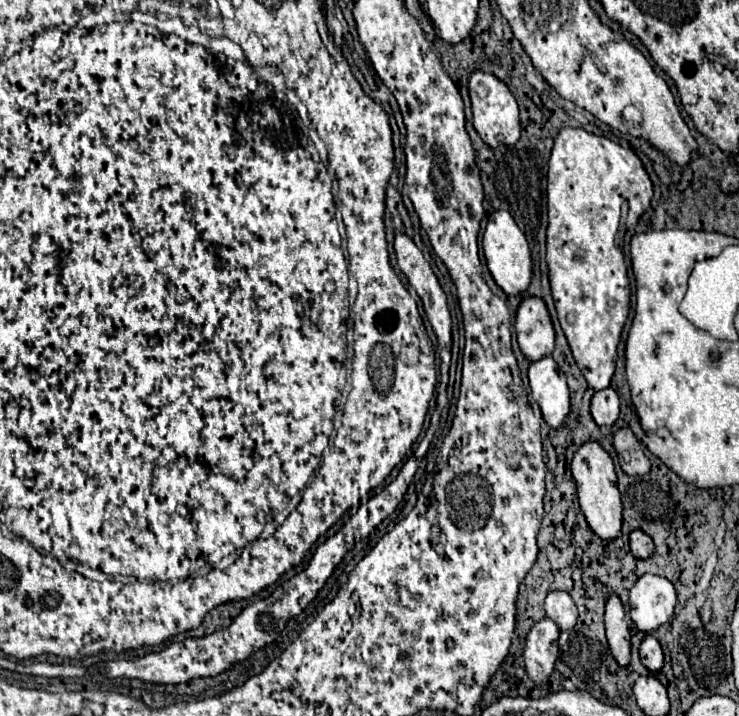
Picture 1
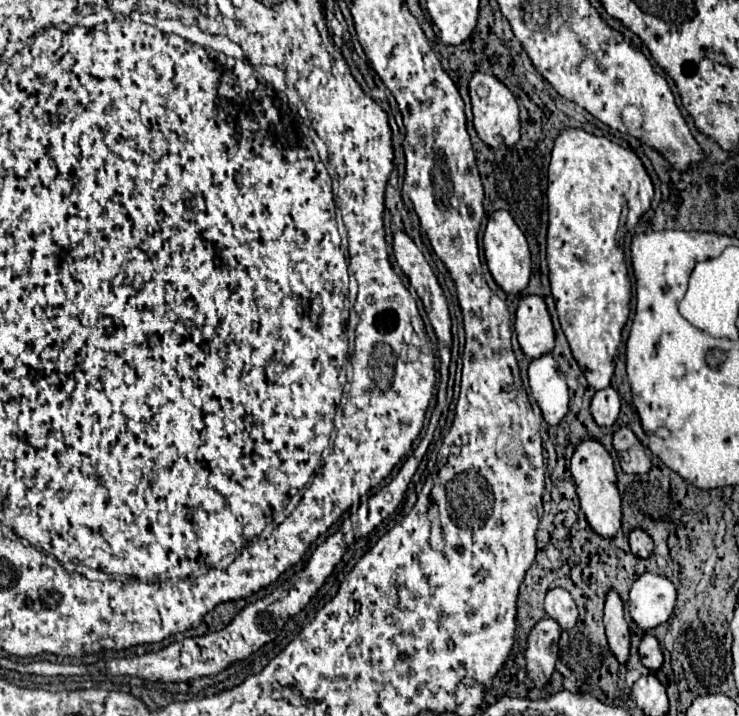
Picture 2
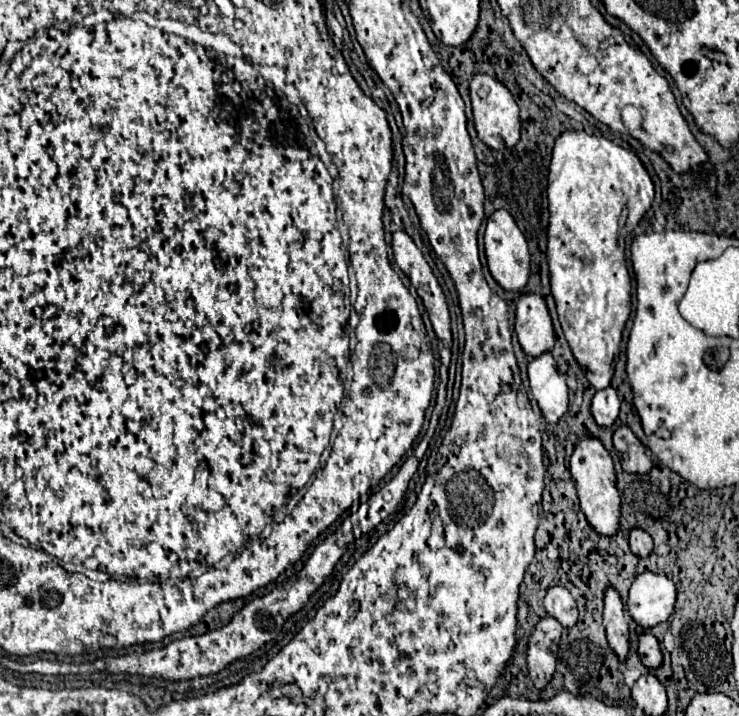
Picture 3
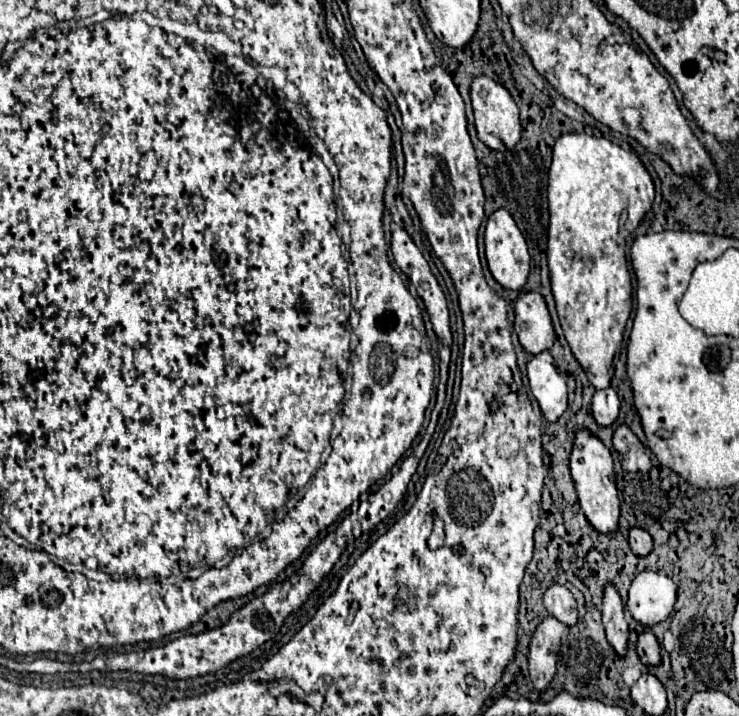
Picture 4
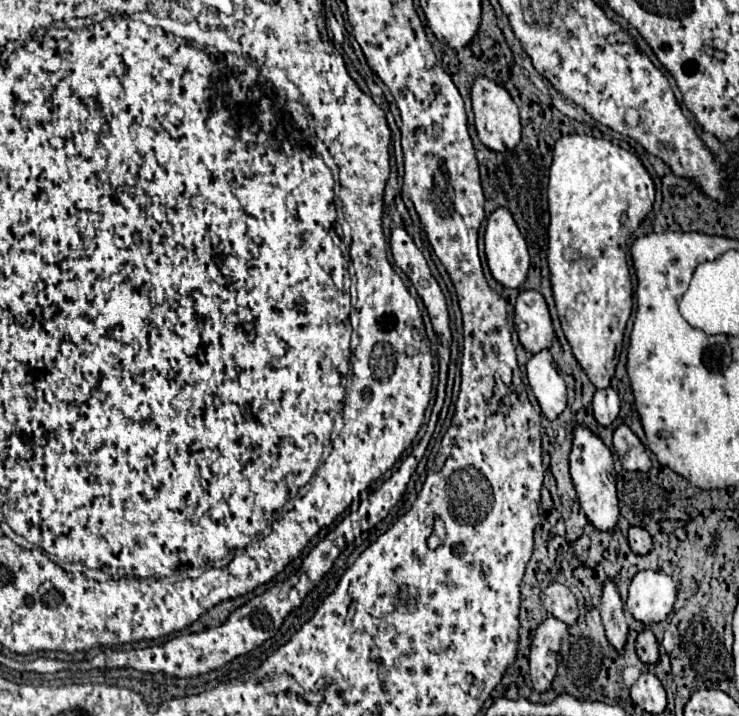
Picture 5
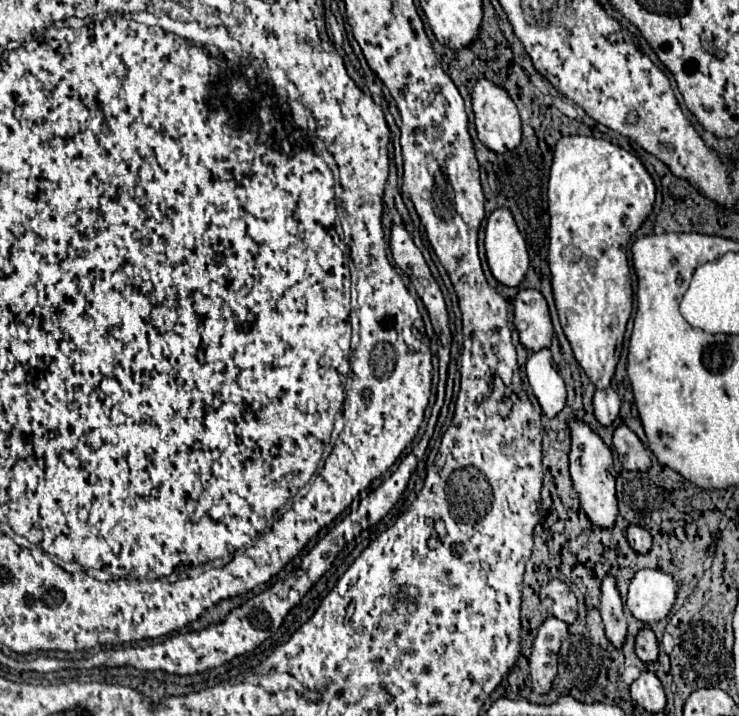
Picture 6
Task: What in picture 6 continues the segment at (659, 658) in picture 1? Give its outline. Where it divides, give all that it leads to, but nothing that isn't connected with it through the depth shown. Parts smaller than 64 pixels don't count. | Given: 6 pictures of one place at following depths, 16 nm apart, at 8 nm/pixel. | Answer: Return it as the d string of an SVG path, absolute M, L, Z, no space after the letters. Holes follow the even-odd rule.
M648 626L636 634L636 656L644 662L652 662L658 658L658 642Z

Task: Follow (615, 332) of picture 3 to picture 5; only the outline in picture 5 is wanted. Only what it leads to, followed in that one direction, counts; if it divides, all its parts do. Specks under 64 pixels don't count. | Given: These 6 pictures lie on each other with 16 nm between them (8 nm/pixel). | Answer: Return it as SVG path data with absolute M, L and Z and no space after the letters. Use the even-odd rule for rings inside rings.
M582 134L562 136L554 146L554 160L548 182L548 212L550 212L550 244L548 266L556 310L566 340L572 352L596 388L608 388L614 376L626 322L632 312L632 282L626 260L630 234L642 224L654 204L654 182L642 162L628 150L604 140Z

